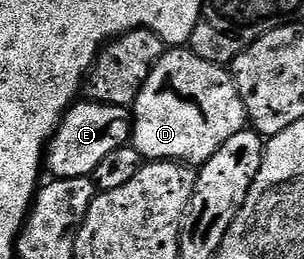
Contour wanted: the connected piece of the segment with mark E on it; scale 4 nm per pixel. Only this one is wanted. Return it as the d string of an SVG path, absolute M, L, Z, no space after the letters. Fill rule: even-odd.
M103 102L87 103L73 104L56 135L48 142L46 168L57 180L91 176L106 154L125 147L132 139L132 114L128 108Z

